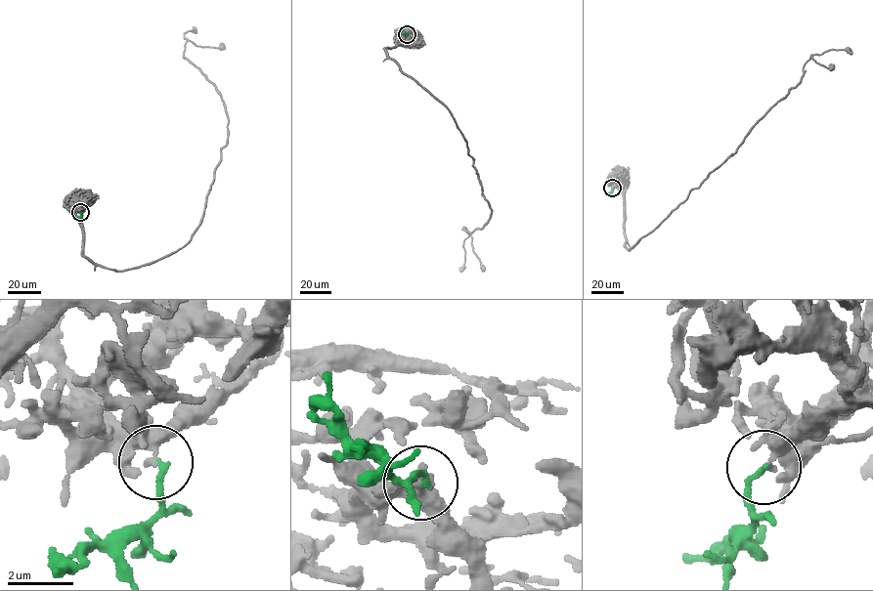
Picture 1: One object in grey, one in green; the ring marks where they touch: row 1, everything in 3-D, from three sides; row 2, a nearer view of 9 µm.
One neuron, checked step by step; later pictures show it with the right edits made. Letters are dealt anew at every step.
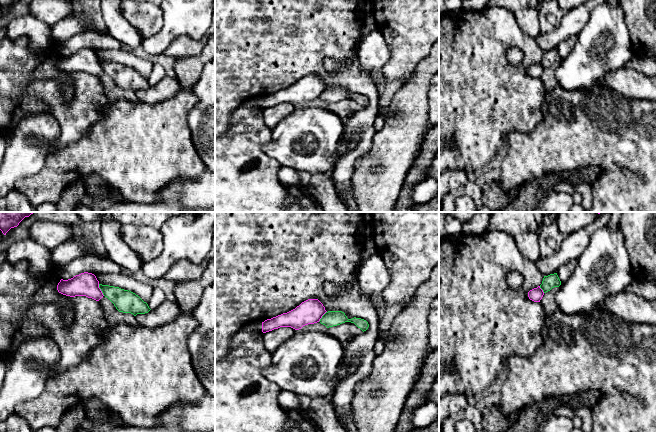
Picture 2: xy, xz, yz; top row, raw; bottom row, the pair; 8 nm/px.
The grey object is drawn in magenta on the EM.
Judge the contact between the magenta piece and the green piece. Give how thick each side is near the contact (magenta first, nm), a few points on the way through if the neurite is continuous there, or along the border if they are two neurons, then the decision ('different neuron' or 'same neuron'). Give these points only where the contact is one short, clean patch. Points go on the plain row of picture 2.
190/180 nm | along xy (98, 60), (104, 71) | different neuron

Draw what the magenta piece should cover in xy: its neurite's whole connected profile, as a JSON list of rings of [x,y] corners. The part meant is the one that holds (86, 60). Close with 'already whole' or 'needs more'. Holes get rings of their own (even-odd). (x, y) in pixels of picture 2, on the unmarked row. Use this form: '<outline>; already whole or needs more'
[[[88,48],[76,51],[68,56],[61,55],[57,61],[57,66],[66,72],[86,72],[96,77],[104,72],[99,64],[99,57],[96,52]]]; already whole

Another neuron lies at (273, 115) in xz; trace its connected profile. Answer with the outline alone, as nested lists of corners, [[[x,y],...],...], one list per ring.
[[[280,103],[262,110],[263,120],[271,130],[286,116],[291,114],[296,106],[291,103]]]

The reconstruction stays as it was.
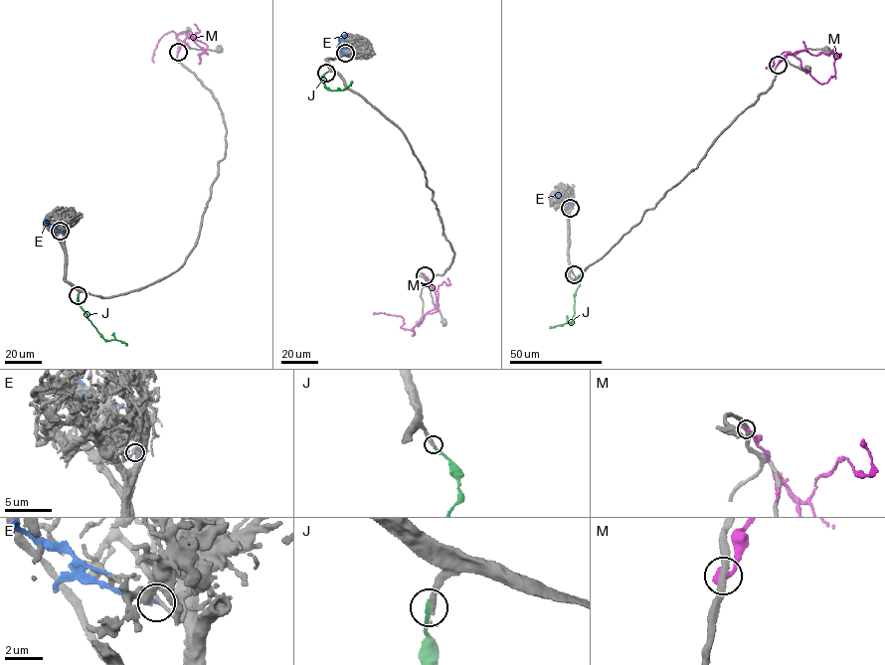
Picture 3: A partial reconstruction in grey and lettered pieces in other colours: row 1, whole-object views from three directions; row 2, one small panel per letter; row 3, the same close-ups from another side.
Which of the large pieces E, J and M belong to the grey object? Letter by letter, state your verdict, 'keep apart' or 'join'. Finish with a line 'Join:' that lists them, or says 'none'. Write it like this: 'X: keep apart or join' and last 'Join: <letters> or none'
E: keep apart
J: keep apart
M: keep apart
Join: none

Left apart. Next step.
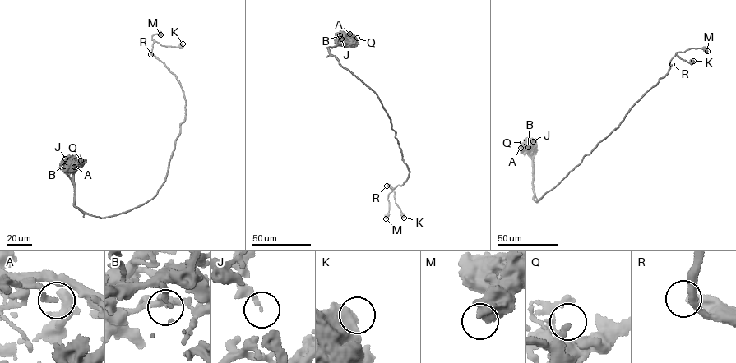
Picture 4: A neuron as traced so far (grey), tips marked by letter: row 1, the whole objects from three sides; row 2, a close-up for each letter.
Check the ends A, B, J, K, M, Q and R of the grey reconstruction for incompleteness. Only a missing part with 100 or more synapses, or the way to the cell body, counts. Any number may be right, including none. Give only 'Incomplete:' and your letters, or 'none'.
Incomplete: R

